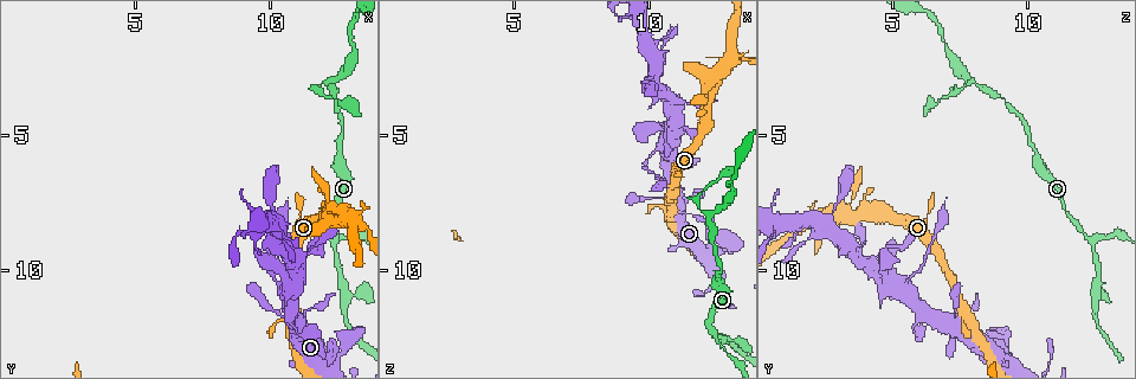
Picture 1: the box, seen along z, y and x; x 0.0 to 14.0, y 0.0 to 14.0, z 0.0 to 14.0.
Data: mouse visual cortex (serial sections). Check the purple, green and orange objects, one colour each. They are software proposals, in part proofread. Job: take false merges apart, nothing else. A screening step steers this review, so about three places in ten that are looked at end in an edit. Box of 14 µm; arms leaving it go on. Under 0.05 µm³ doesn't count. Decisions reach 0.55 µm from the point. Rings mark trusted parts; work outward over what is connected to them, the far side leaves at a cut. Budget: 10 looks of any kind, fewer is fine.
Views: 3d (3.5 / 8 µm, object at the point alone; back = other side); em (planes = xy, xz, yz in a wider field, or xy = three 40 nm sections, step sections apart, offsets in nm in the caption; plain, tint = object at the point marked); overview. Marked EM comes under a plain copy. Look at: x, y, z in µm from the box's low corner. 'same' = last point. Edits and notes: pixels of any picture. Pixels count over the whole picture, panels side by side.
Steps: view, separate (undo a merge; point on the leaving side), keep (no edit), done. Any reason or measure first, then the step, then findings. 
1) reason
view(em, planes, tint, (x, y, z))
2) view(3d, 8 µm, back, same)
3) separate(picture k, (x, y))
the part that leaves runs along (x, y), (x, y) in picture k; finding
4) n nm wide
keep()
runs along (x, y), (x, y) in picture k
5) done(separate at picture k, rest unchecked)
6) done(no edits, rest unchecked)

branch point
view(em, xy, step 3, tint, (10.7, 11.9, 5.9))

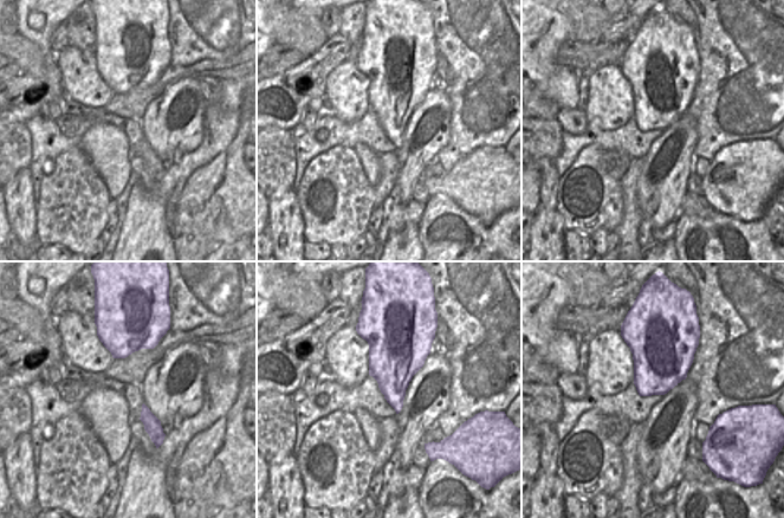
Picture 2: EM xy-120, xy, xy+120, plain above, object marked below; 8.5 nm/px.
wider look
view(3d, 3.5 µm, same)

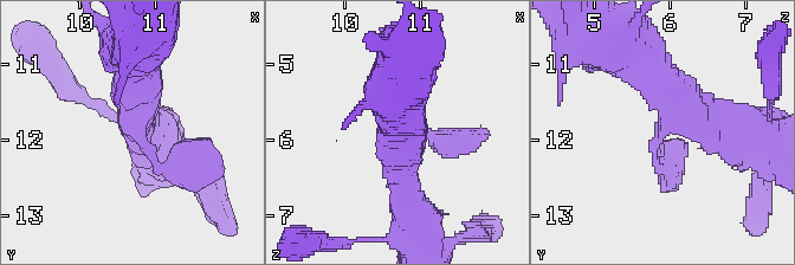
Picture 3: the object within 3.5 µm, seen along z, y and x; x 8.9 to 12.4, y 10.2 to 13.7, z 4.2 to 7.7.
keep()
one cell here

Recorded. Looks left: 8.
two arms in line, one across
view(3d, 3.5 µm, (12.4, 8.8, 12.3))

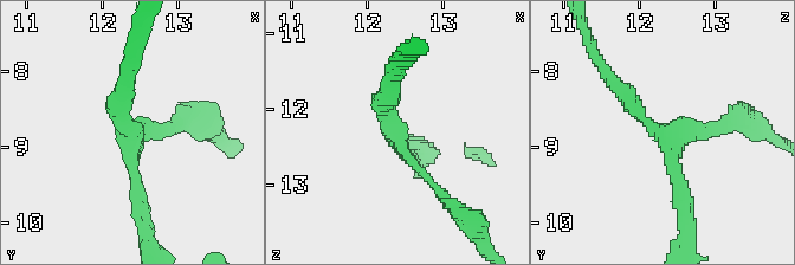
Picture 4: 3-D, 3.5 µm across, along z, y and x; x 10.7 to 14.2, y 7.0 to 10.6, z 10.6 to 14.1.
shape alone is not enough
view(em, xy, step 5, tint, (12.35, 8.85, 12.30))

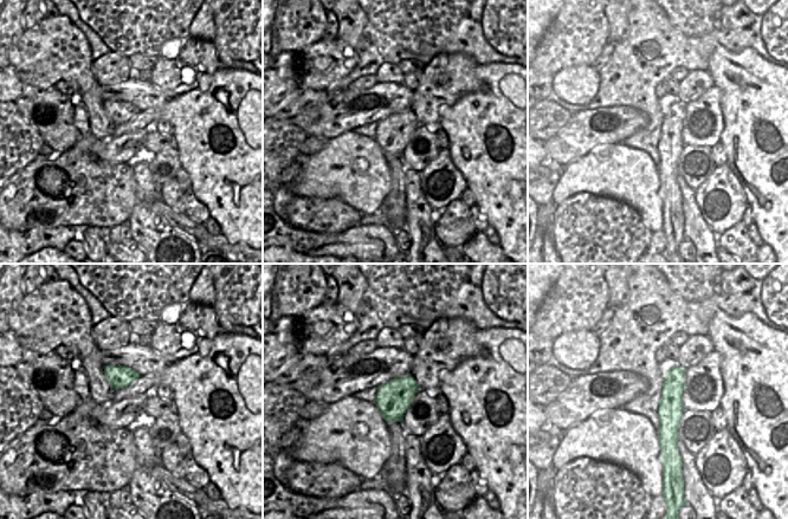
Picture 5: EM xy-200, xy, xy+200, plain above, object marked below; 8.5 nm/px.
cut it another way
view(em, xy, step 3, tint, same)

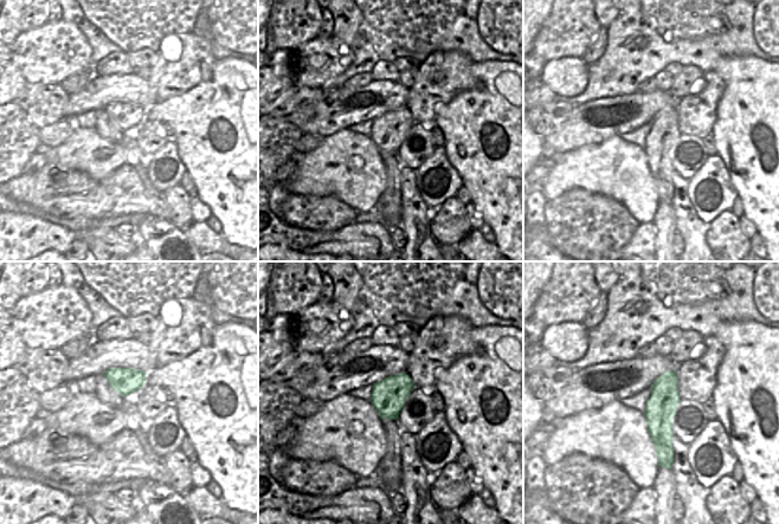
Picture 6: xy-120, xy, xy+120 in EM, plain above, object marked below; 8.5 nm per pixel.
3 arms
keep()
runs along (611, 78), (671, 147), (683, 209) in picture 4; one cell here

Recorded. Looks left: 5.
narrows sharply
view(3d, 3.5 µm, (13.2, 8.3, 1.9))

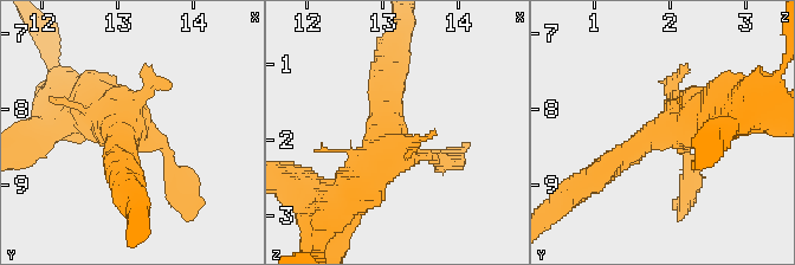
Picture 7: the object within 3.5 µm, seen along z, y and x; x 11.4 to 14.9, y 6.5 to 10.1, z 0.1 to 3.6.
view(em, xy, step 2, tint, (13.10, 8.35, 1.85))

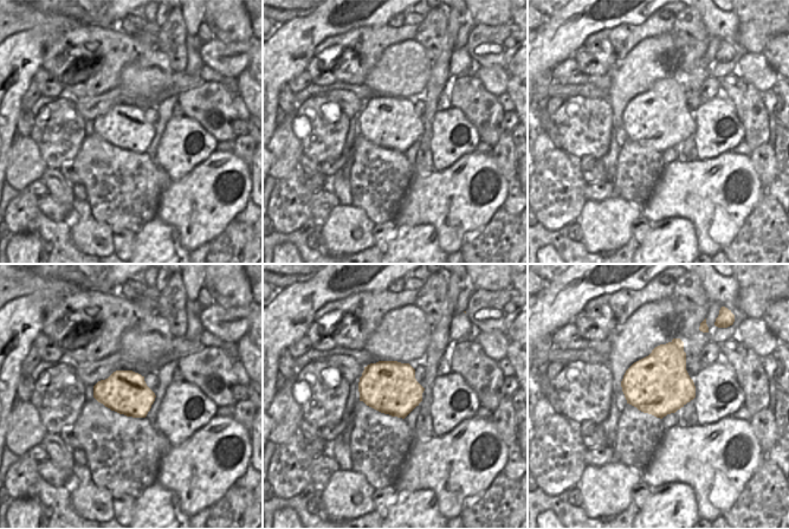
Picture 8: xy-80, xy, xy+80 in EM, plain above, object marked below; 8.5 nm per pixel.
keep()
runs along (337, 208), (388, 150), (388, 84) in picture 7; continuous, no second cell

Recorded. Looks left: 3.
three arms meet
view(3d, 3.5 µm, back, (12.1, 3.0, 8.1))

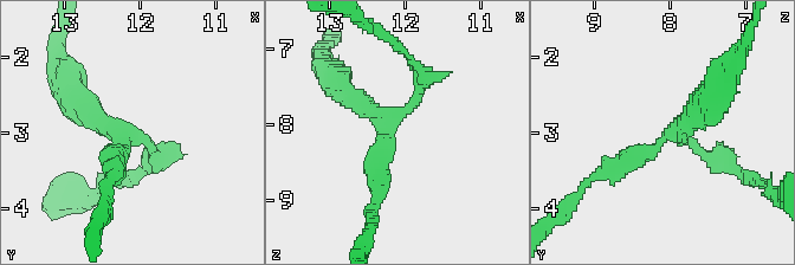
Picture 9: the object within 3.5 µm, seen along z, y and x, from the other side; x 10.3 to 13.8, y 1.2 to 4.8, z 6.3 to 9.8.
view(em, xy, step 1, tint, (12.20, 3.00, 8.00))

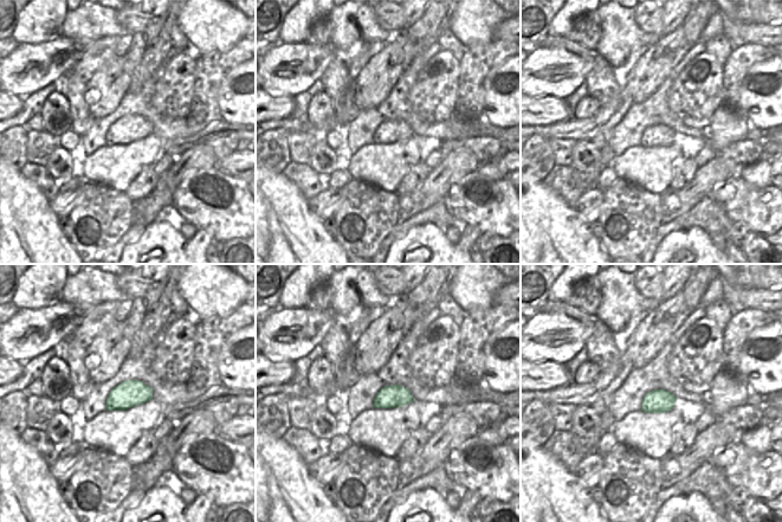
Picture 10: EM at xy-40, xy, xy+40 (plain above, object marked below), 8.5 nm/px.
keep()
runs along (607, 172), (647, 154), (713, 92) in picture 9; continuous, no second cell

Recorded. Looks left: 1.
done(no edits, rest unchecked)

